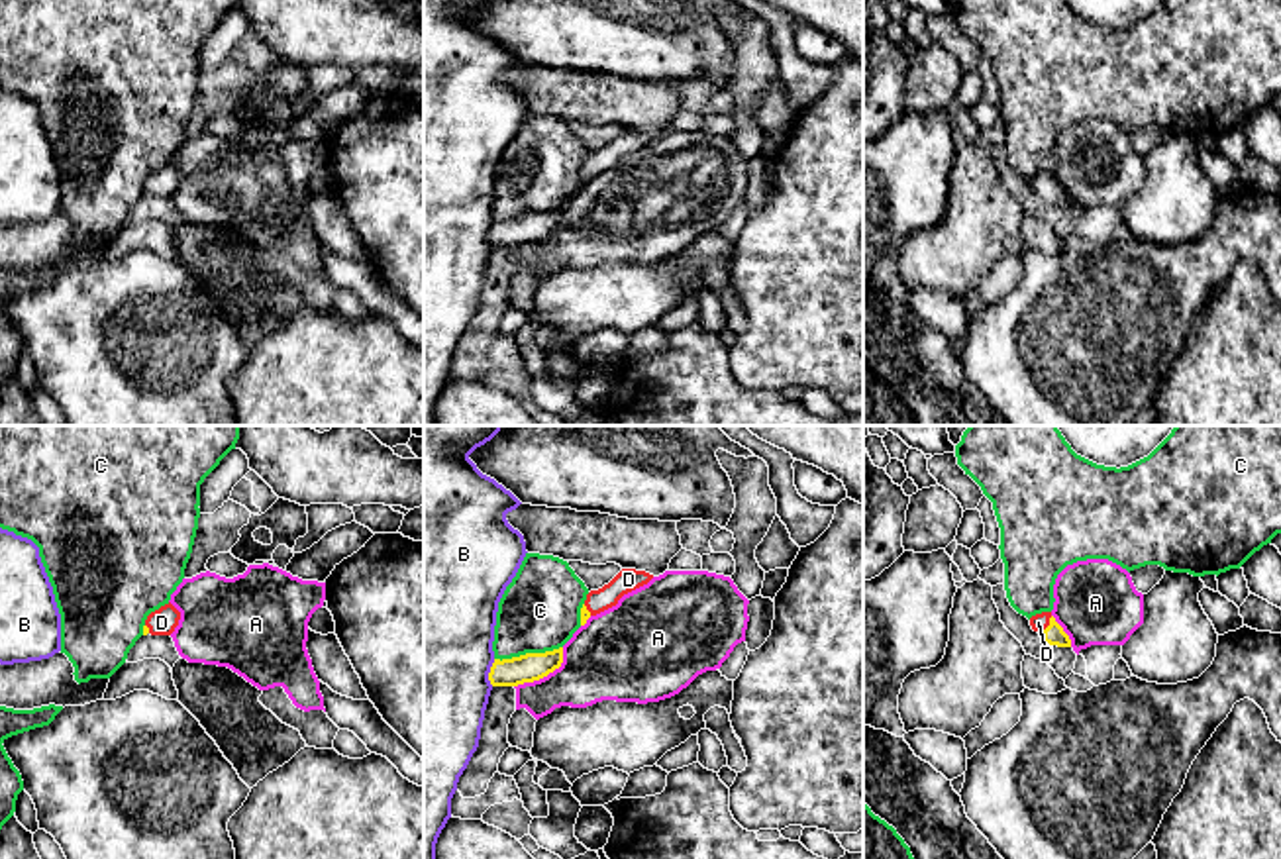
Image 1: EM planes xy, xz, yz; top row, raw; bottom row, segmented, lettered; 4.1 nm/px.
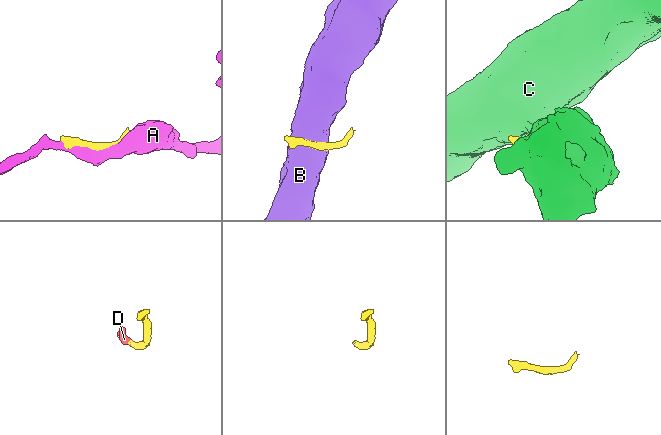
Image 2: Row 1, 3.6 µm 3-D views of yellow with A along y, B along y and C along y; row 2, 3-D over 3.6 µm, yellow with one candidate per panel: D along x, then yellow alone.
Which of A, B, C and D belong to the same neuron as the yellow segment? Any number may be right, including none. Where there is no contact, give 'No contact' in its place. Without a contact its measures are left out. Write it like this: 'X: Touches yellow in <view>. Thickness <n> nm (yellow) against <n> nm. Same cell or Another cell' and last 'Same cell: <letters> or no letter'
A: Touches yellow in xz. Thickness 120 nm (yellow) against 340 nm. Another cell
B: Touches yellow in xz. Thickness 120 nm (yellow) against 500 nm. Another cell
C: Touches yellow in xz. Thickness 120 nm (yellow) against 340 nm. Another cell
D: Touches yellow in yz. Thickness 90 nm (yellow) against 70 nm. Same cell
Same cell: D

